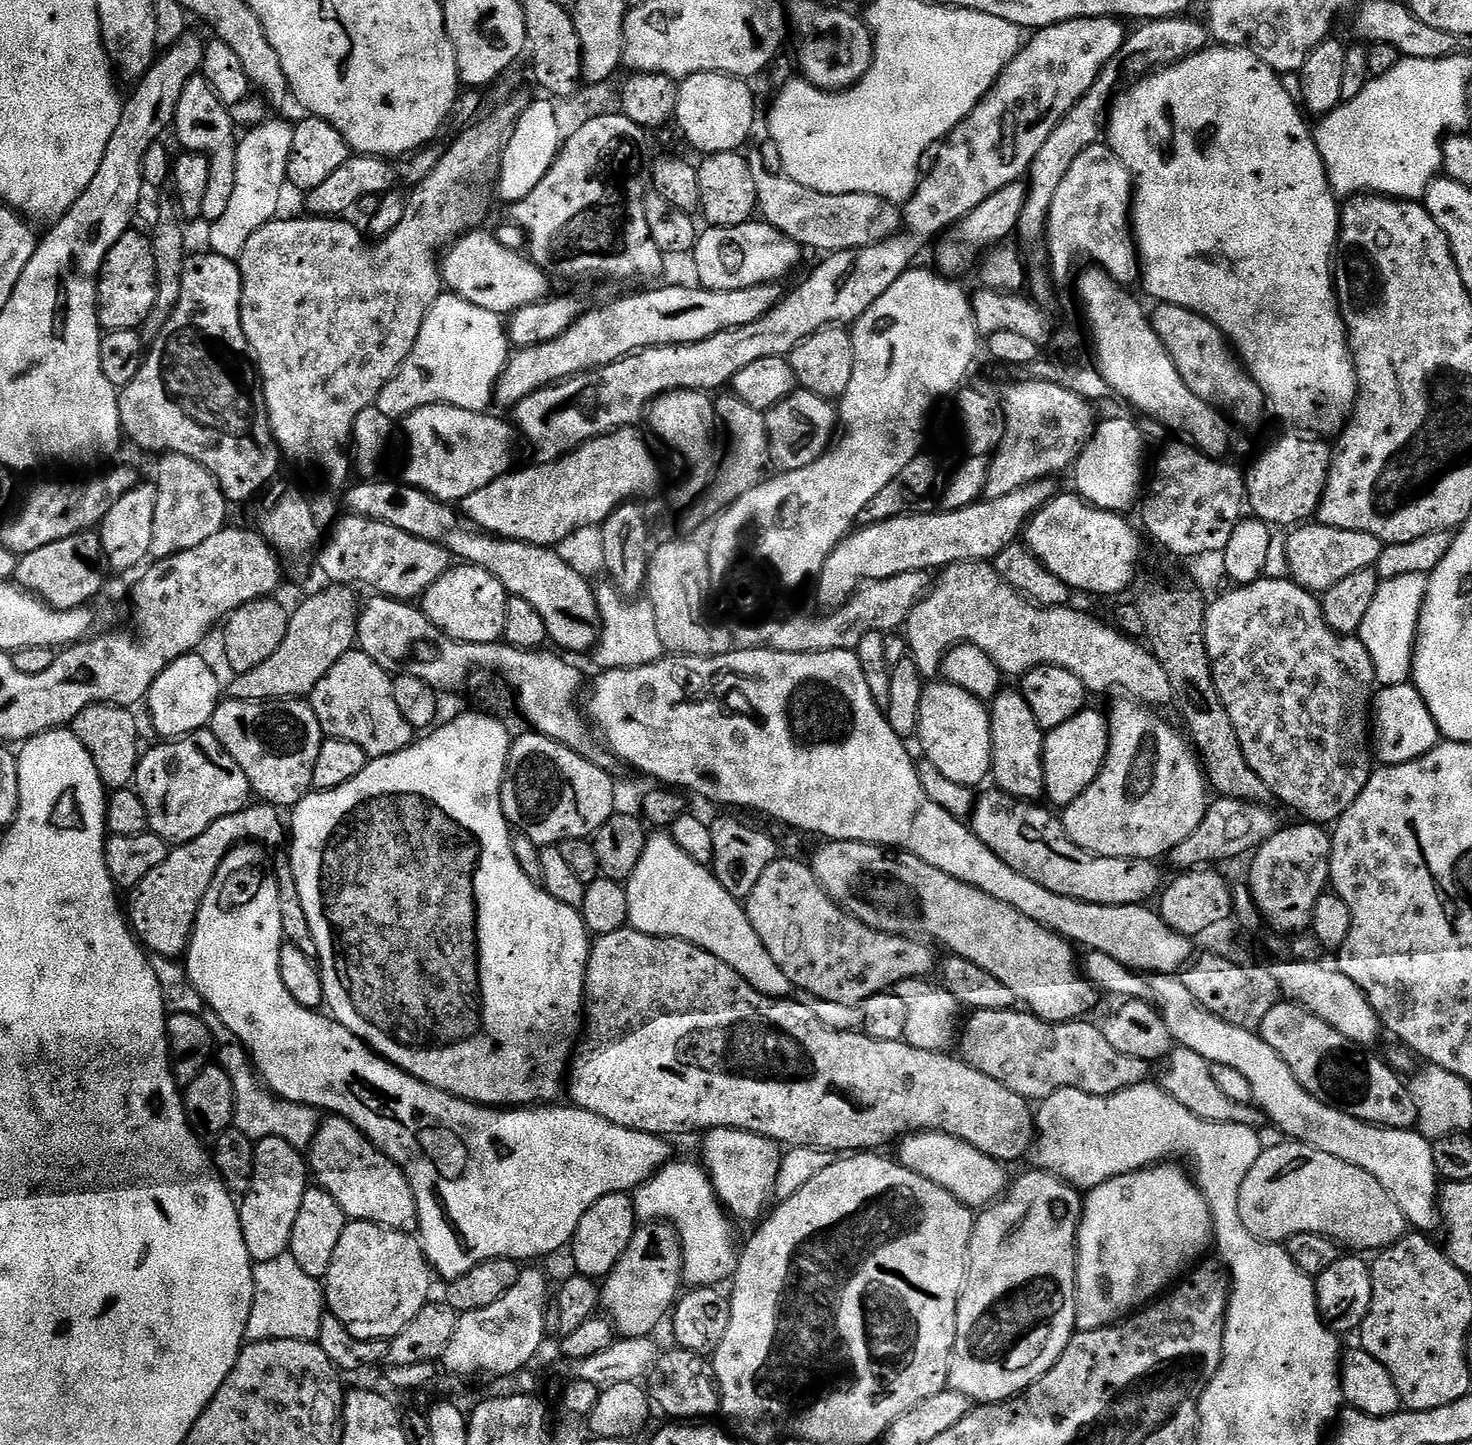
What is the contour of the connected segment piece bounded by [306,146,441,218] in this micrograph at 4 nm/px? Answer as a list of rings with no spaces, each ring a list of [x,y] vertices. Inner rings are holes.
[[[425,146],[418,152],[410,152],[406,156],[385,158],[382,156],[361,156],[359,154],[349,155],[346,162],[342,162],[339,170],[334,170],[326,182],[314,186],[314,190],[307,193],[308,208],[313,217],[316,218],[340,218],[348,211],[355,209],[362,198],[370,194],[383,197],[391,193],[399,184],[415,186],[421,184],[427,176],[432,173],[434,166],[440,160],[441,149],[436,146]]]

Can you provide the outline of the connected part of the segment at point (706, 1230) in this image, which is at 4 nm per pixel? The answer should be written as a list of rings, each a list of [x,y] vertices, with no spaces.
[[[669,1162],[631,1193],[637,1217],[644,1222],[667,1222],[676,1227],[684,1251],[685,1281],[692,1286],[720,1286],[735,1273],[738,1243],[725,1207],[716,1196],[712,1180],[699,1163]]]

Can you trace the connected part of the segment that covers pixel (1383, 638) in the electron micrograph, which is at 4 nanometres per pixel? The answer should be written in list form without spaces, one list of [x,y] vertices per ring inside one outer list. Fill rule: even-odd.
[[[1415,572],[1402,578],[1381,580],[1378,594],[1366,614],[1358,633],[1360,641],[1370,650],[1376,679],[1381,685],[1409,683],[1412,657],[1416,651],[1416,631],[1420,625],[1420,611],[1428,593],[1428,576]]]

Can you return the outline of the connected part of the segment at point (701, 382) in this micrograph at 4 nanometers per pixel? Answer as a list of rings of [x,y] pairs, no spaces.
[[[1099,16],[1098,18],[1082,18],[1081,20],[1067,20],[1066,22],[1062,22],[1061,24],[1055,24],[1054,26],[1050,26],[1049,28],[1042,28],[1031,33],[1032,41],[1025,43],[1023,47],[1021,47],[1020,51],[1017,52],[1015,58],[1010,61],[1008,65],[1002,70],[1002,74],[996,81],[994,82],[994,86],[985,94],[982,98],[982,102],[978,102],[978,106],[974,106],[974,110],[972,113],[965,118],[963,122],[958,125],[956,129],[954,129],[948,136],[944,137],[942,143],[935,149],[936,152],[936,161],[932,164],[932,169],[925,171],[923,175],[920,177],[920,182],[917,184],[916,189],[914,190],[910,199],[903,205],[902,208],[902,230],[897,232],[896,235],[891,236],[888,240],[883,240],[882,242],[878,242],[874,246],[862,246],[861,248],[855,248],[854,250],[842,250],[841,252],[833,252],[831,254],[825,255],[823,257],[824,260],[820,265],[817,266],[816,269],[813,270],[812,273],[809,274],[808,277],[805,278],[804,281],[801,282],[800,285],[797,286],[796,289],[793,290],[792,293],[781,295],[780,300],[777,304],[775,304],[770,311],[766,314],[762,314],[762,318],[758,318],[754,322],[750,322],[746,326],[742,326],[741,328],[732,328],[729,332],[719,332],[718,334],[714,334],[710,338],[702,338],[702,342],[694,342],[693,344],[667,344],[666,346],[658,346],[657,348],[644,348],[640,352],[634,352],[631,356],[624,356],[618,362],[610,362],[606,366],[602,366],[601,368],[595,368],[593,372],[583,372],[581,376],[571,376],[568,380],[562,380],[558,384],[552,384],[548,388],[543,388],[542,390],[538,390],[534,394],[530,394],[530,398],[522,398],[522,402],[518,402],[514,409],[514,415],[516,415],[516,420],[514,419],[514,428],[517,433],[520,432],[525,436],[526,439],[532,443],[532,448],[537,452],[539,459],[541,461],[547,462],[549,460],[559,460],[560,457],[568,455],[568,453],[573,452],[575,448],[580,447],[581,444],[585,444],[587,440],[593,440],[594,438],[598,438],[599,436],[604,436],[607,432],[614,432],[618,428],[631,428],[633,426],[639,425],[641,423],[642,417],[645,415],[646,409],[649,404],[652,403],[653,400],[659,398],[662,394],[666,394],[667,392],[673,392],[674,390],[694,390],[695,392],[706,392],[709,394],[715,393],[717,390],[715,388],[720,388],[723,386],[731,385],[732,379],[734,378],[734,374],[738,374],[738,370],[742,370],[745,366],[750,366],[750,362],[758,362],[758,358],[774,358],[775,356],[782,356],[785,358],[791,357],[792,352],[798,345],[803,342],[803,340],[809,336],[810,334],[814,334],[818,330],[822,330],[823,328],[827,328],[829,326],[851,326],[855,324],[856,319],[859,318],[862,314],[866,314],[866,310],[870,310],[870,306],[874,306],[874,302],[878,302],[878,298],[882,298],[882,294],[886,294],[886,290],[890,290],[890,286],[894,286],[894,282],[898,282],[898,278],[902,278],[902,274],[906,274],[908,269],[913,267],[917,263],[916,255],[920,252],[920,247],[923,246],[924,240],[932,240],[935,241],[937,237],[941,234],[948,231],[949,228],[952,227],[953,224],[957,224],[959,220],[962,218],[966,218],[970,214],[970,210],[974,210],[974,206],[982,206],[982,202],[986,202],[986,198],[990,198],[990,194],[998,194],[998,190],[1002,190],[1002,186],[1010,186],[1010,182],[1014,182],[1015,180],[1021,179],[1027,173],[1029,166],[1034,162],[1034,158],[1038,155],[1038,150],[1042,150],[1042,146],[1046,143],[1046,138],[1050,138],[1051,132],[1054,131],[1054,126],[1058,126],[1058,122],[1062,122],[1062,118],[1066,118],[1066,114],[1070,110],[1070,106],[1074,106],[1074,102],[1078,102],[1078,98],[1082,98],[1082,94],[1086,94],[1086,90],[1090,90],[1090,86],[1094,86],[1094,82],[1098,78],[1098,74],[1103,70],[1106,66],[1106,62],[1110,62],[1110,58],[1114,58],[1114,54],[1118,54],[1118,50],[1122,50],[1122,46],[1124,45],[1124,41],[1126,39],[1126,28],[1123,23],[1119,19],[1113,18],[1111,16]]]

